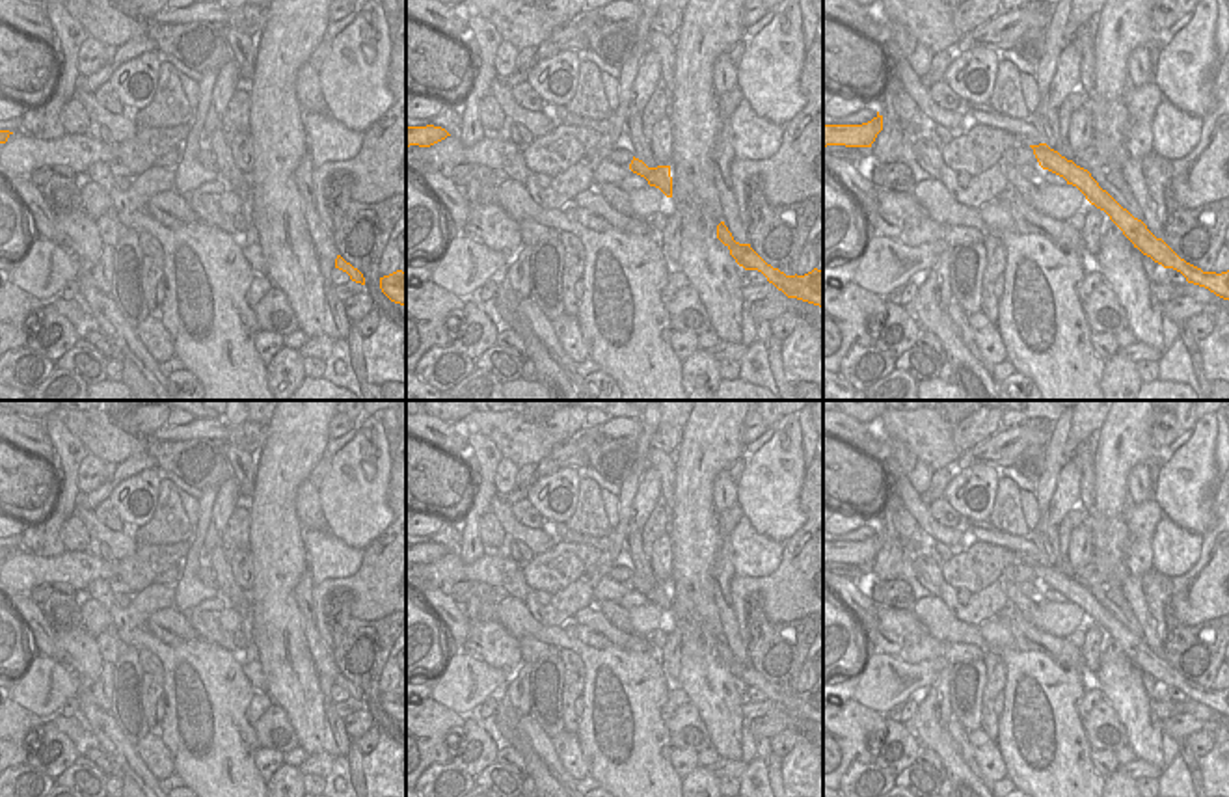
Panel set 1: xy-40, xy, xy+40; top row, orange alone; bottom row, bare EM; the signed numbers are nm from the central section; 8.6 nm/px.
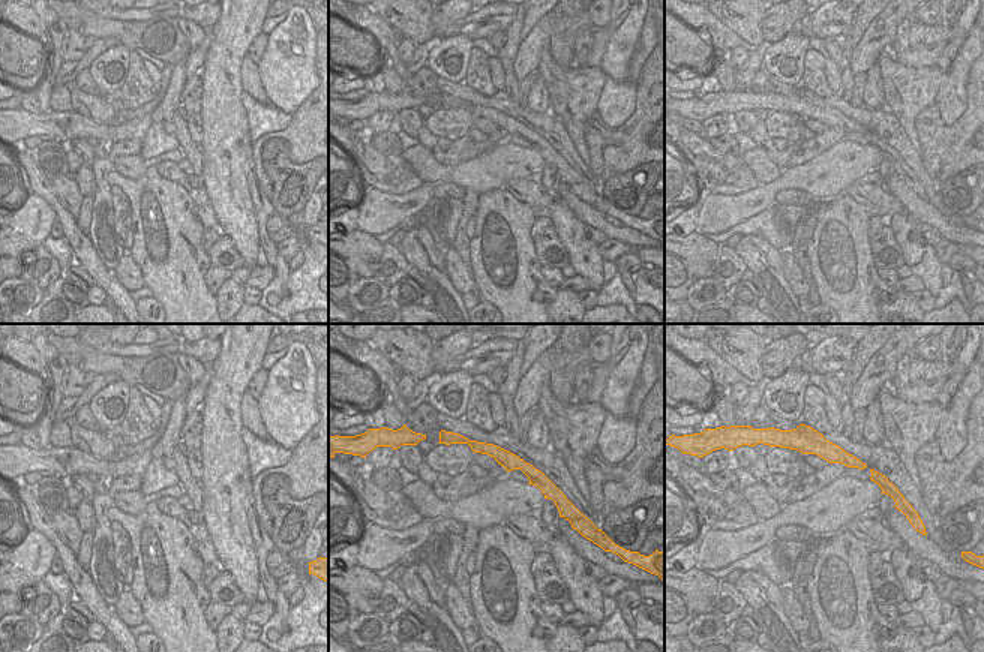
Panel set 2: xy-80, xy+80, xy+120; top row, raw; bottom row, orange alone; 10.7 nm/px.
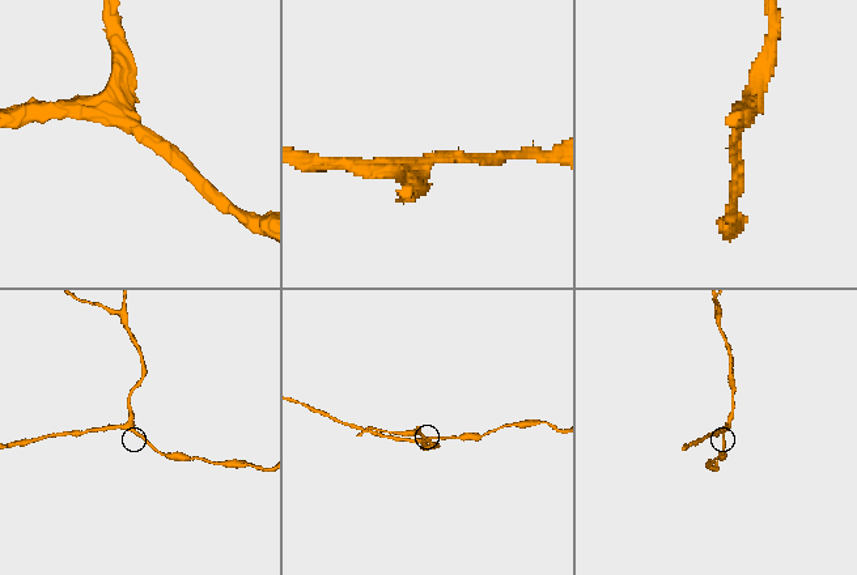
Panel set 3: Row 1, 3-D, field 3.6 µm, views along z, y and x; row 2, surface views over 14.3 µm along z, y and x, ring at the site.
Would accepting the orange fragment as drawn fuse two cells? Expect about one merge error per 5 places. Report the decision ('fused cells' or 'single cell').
single cell

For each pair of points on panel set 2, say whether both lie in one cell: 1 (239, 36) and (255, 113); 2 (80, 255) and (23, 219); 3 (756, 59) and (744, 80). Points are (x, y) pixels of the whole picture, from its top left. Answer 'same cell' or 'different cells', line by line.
1: different cells
2: different cells
3: same cell

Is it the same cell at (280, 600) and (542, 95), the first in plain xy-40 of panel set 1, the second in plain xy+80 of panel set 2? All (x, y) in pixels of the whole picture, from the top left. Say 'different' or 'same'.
different

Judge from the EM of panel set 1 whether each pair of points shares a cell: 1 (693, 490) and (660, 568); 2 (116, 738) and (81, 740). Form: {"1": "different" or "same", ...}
{"1": "different", "2": "different"}

